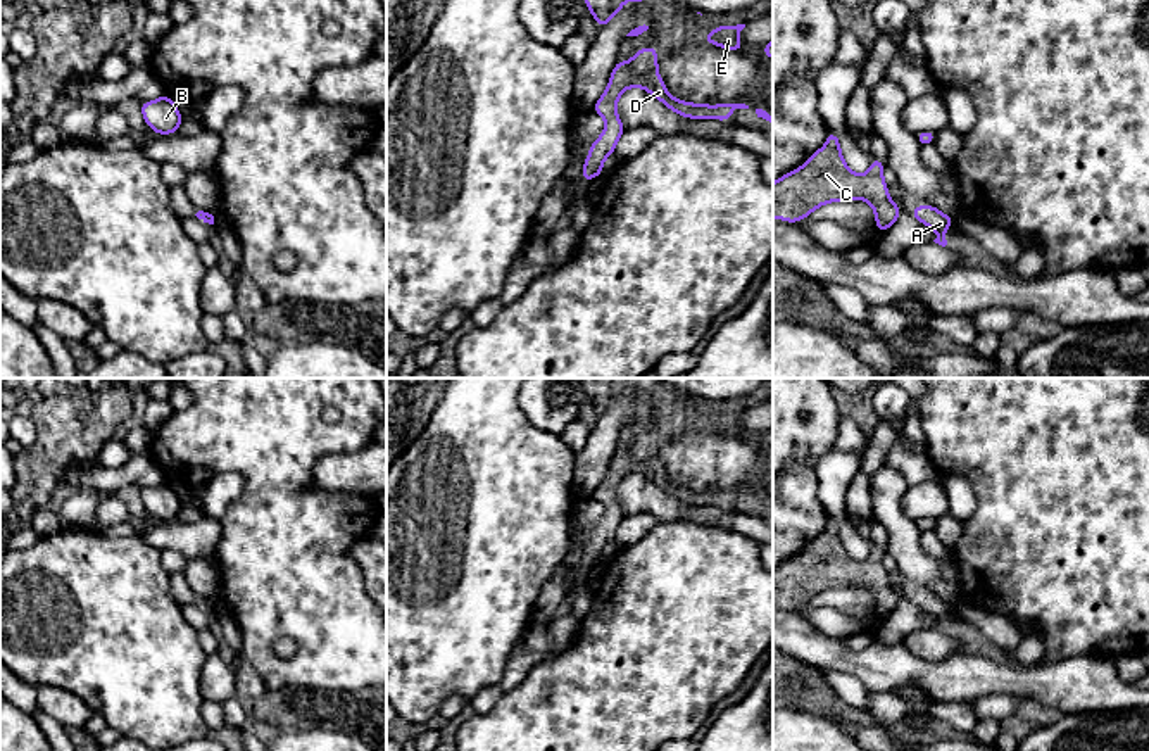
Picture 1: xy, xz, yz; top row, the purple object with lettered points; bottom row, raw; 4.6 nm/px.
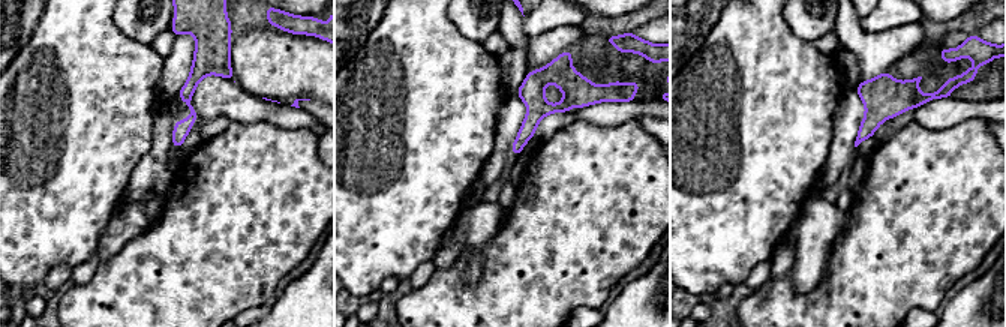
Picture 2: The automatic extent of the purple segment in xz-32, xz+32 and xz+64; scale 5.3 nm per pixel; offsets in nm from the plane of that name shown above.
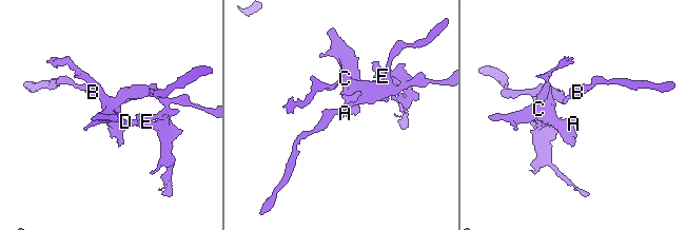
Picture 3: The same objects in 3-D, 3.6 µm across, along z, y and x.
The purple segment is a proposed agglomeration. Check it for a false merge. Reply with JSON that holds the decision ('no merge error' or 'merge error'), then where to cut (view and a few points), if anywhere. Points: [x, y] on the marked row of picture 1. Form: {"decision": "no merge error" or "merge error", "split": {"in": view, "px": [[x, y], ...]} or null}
{"decision": "no merge error", "split": null}

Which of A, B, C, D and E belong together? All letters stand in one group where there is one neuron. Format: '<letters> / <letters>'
A B C D E

